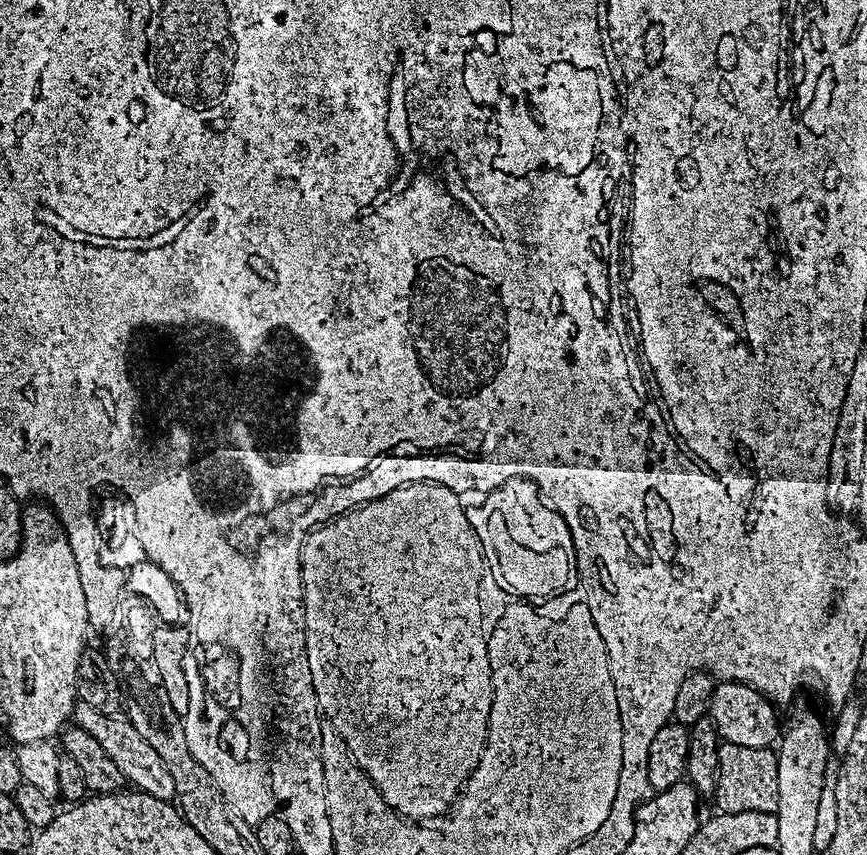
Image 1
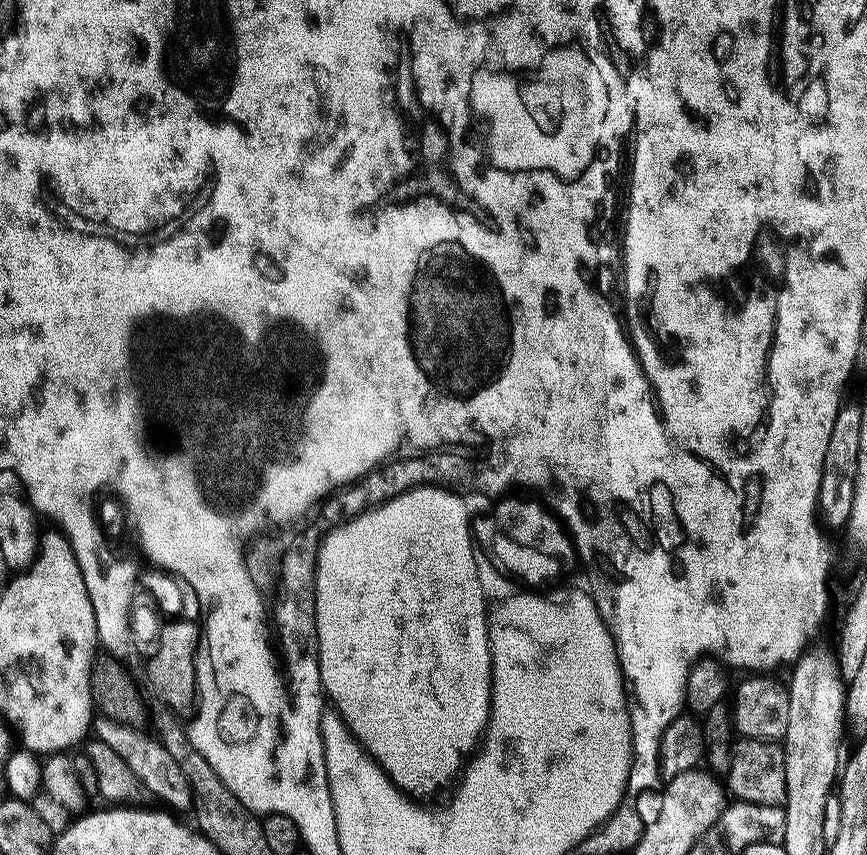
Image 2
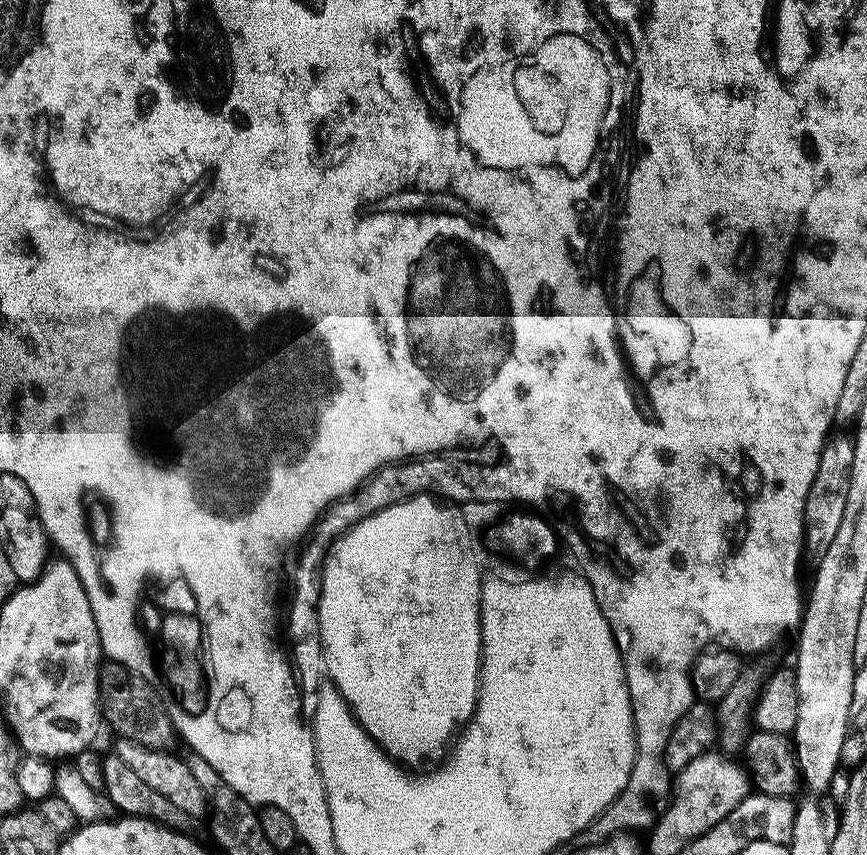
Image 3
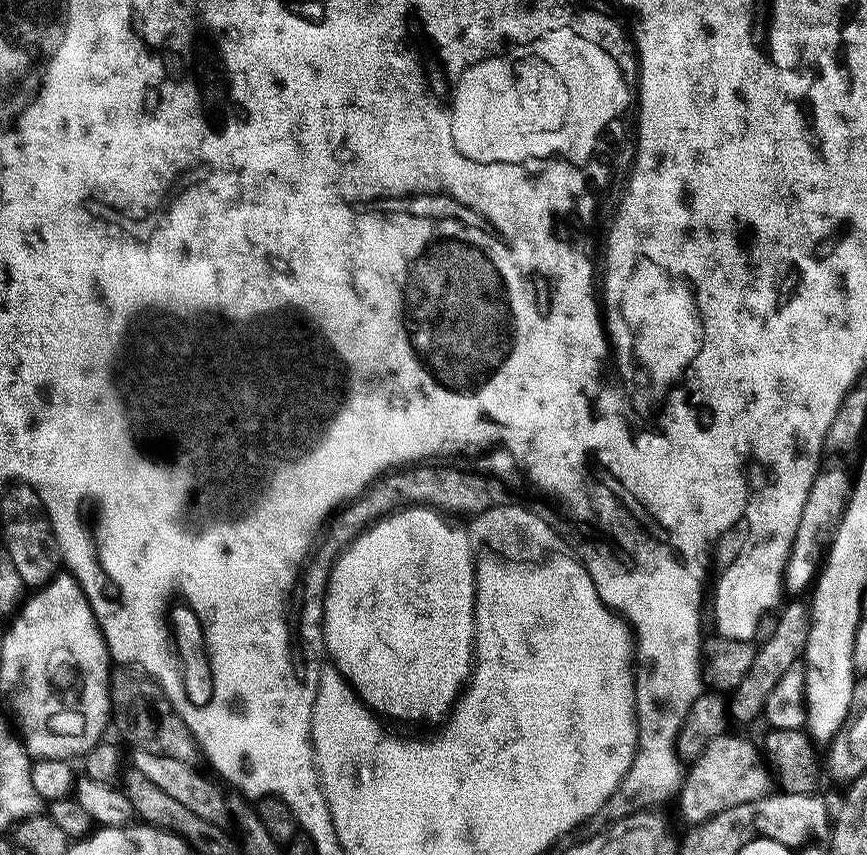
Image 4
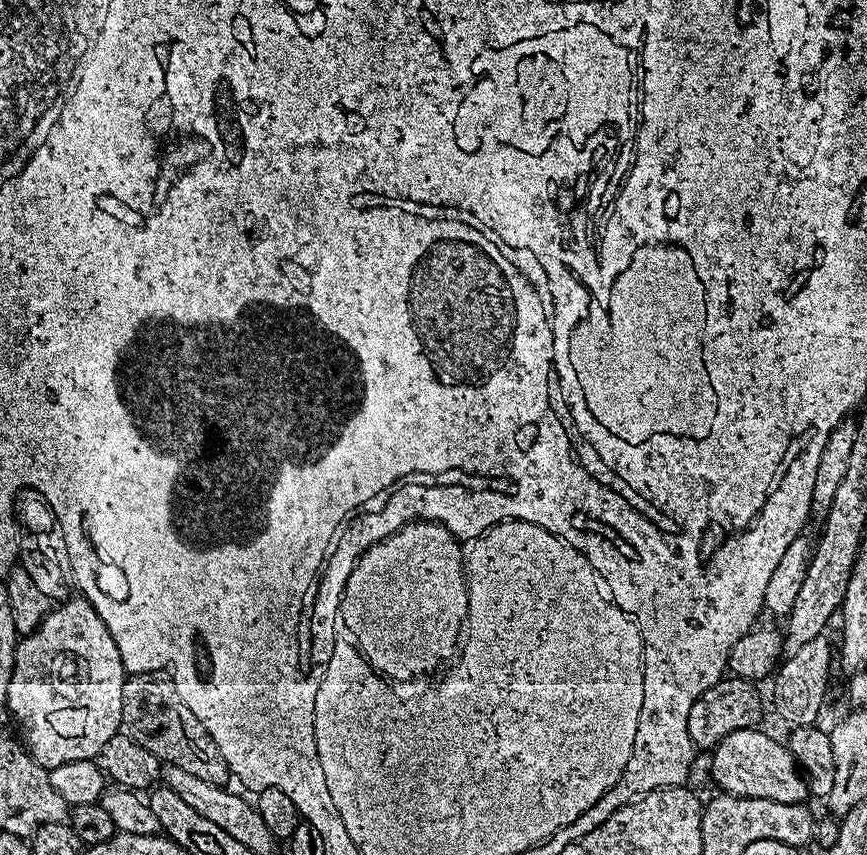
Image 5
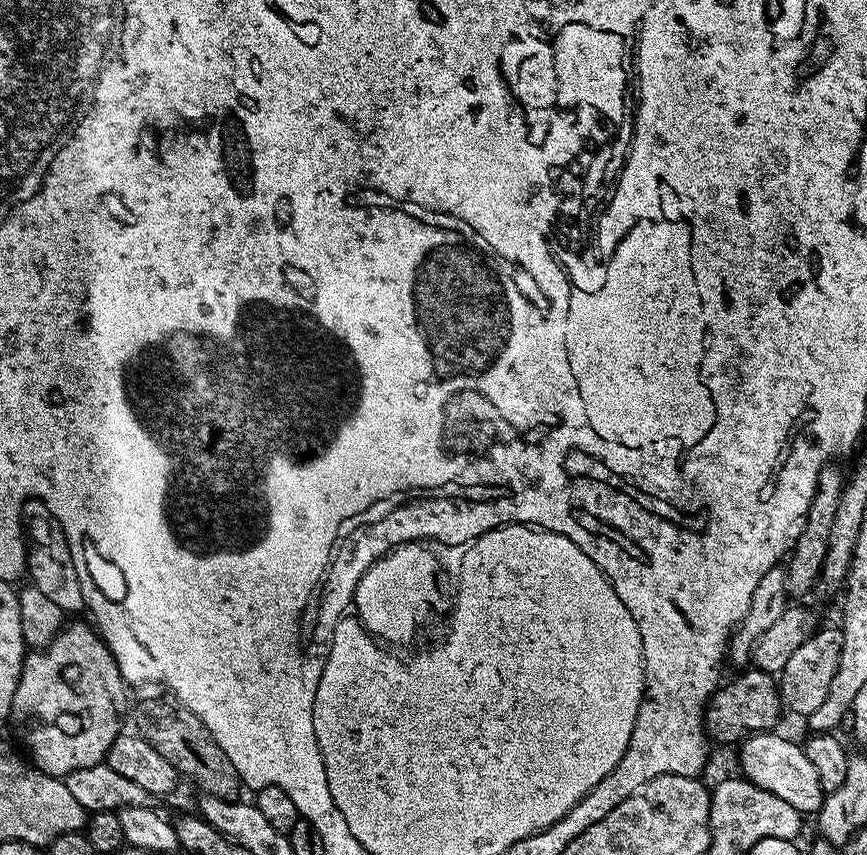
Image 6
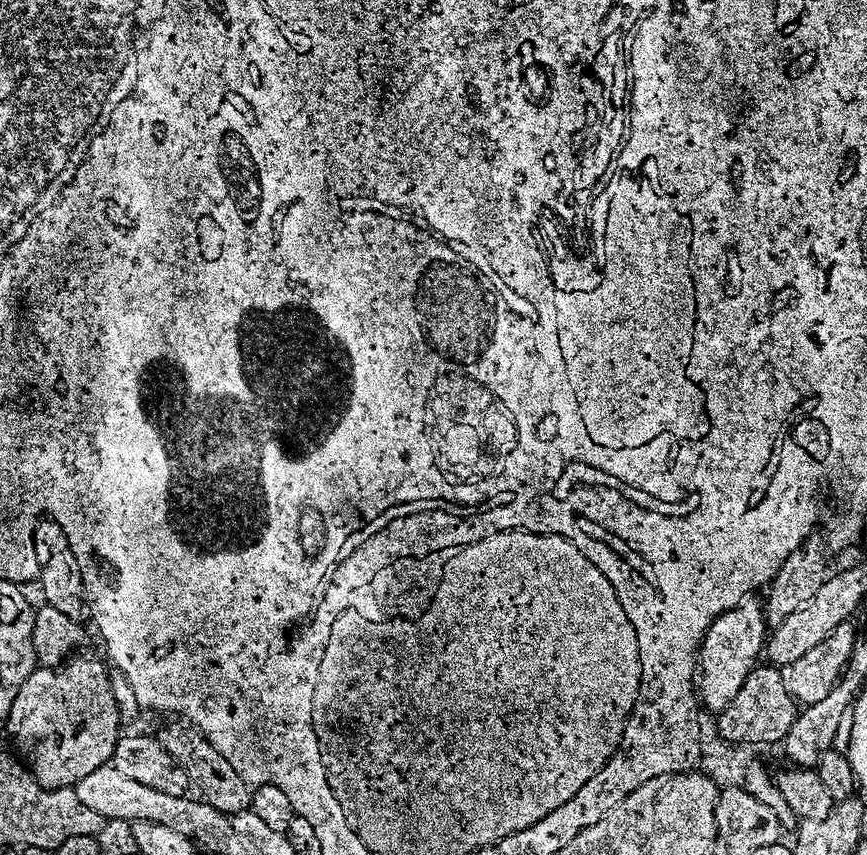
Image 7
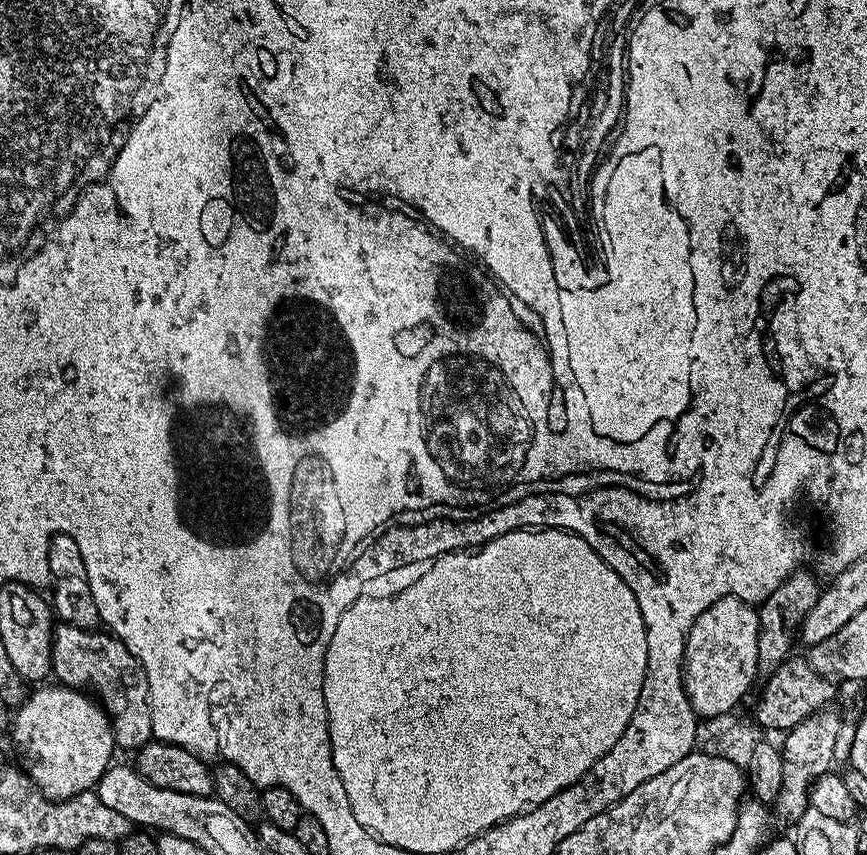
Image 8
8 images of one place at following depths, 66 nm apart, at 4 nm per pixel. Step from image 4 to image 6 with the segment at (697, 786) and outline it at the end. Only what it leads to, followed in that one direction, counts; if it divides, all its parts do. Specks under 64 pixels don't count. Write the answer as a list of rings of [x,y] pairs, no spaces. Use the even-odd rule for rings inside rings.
[[[769,730],[745,737],[738,748],[738,768],[745,779],[789,803],[802,816],[815,815],[824,802],[826,790],[809,756],[799,743],[778,735],[778,732]]]

